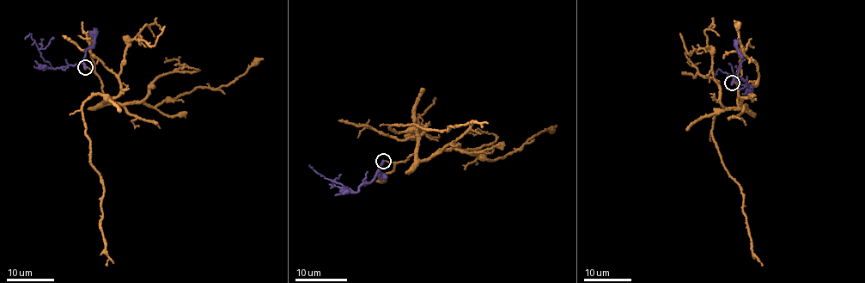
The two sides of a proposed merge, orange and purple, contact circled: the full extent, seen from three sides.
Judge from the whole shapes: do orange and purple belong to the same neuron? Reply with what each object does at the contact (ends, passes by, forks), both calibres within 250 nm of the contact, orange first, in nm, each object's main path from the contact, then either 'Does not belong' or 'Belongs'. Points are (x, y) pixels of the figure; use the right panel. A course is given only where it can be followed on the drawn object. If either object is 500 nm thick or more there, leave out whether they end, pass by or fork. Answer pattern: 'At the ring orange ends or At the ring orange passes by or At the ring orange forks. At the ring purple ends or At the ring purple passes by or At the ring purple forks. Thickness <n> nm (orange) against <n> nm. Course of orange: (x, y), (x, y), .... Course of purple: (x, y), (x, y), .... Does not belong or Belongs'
At the ring orange ends. At the ring purple ends. Thickness 120 nm (orange) against 360 nm. Course of orange: (731, 83), (739, 89), (737, 106), (715, 111), (712, 138), (743, 197), (752, 255), (761, 266). Course of purple: (732, 83), (737, 77), (742, 79), (752, 88), (742, 85), (719, 70), (715, 77). Does not belong

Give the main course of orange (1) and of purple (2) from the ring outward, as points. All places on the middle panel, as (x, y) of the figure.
1: (383, 160), (405, 161), (417, 150), (412, 132), (398, 132), (392, 125), (448, 130), (475, 120), (481, 126)
2: (383, 162), (376, 175), (354, 192), (332, 181), (309, 165)

